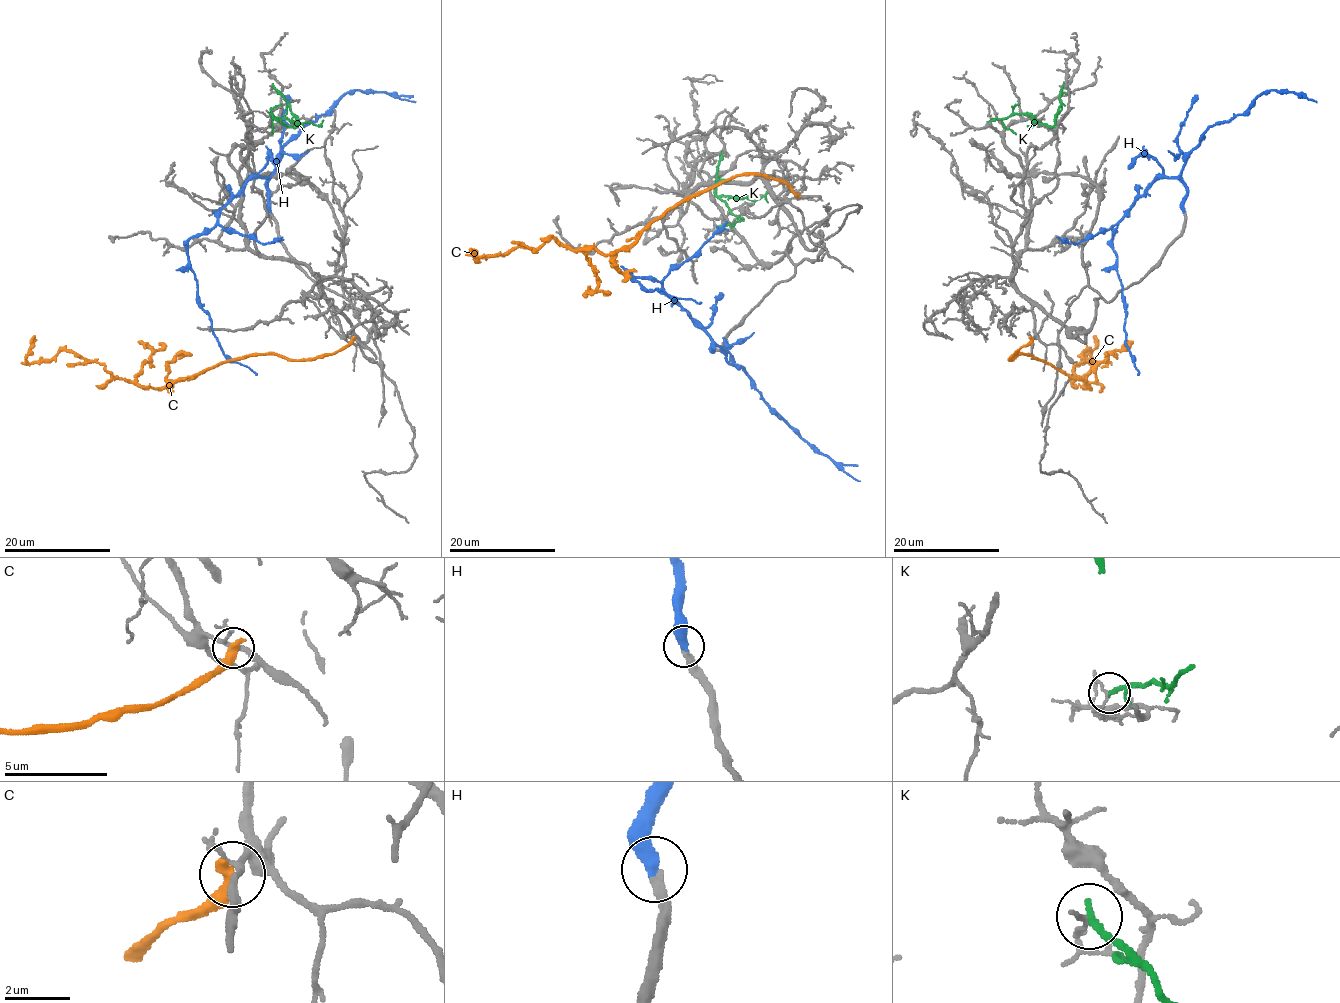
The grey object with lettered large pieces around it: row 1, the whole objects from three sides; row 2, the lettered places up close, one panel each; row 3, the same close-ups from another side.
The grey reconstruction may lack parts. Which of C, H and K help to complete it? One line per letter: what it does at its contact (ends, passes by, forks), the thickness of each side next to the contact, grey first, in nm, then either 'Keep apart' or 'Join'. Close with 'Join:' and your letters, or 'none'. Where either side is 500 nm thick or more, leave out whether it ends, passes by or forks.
C: Thickness 170 nm (grey) against 500 nm. Keep apart
H: It ends there. Thickness 280 nm (grey) against 480 nm. Join
K: It ends there. Thickness 140 nm (grey) against 240 nm. Keep apart
Join: H

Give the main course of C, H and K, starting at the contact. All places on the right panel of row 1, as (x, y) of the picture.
C: (1031, 339), (1010, 360), (1031, 356), (1090, 388), (1074, 366), (1083, 352), (1091, 362), (1094, 336)
H: (1184, 211), (1187, 187), (1179, 179), (1157, 178), (1115, 228), (1112, 242), (1126, 315), (1126, 344), (1138, 374)
K: (1062, 86), (1054, 125), (1039, 124), (1030, 114), (1010, 114), (1001, 121), (1015, 134)

